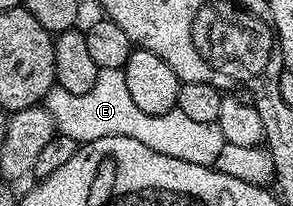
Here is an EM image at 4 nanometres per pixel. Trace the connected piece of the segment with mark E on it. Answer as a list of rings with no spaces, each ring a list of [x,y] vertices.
[[[102,69],[94,88],[86,91],[86,95],[70,95],[70,91],[53,87],[42,105],[55,119],[57,130],[78,143],[103,137],[129,137],[138,139],[138,143],[146,143],[150,151],[209,167],[215,166],[218,153],[225,143],[219,125],[197,123],[195,119],[182,115],[180,109],[174,108],[163,115],[146,115],[146,111],[136,106],[130,96],[123,69]]]

